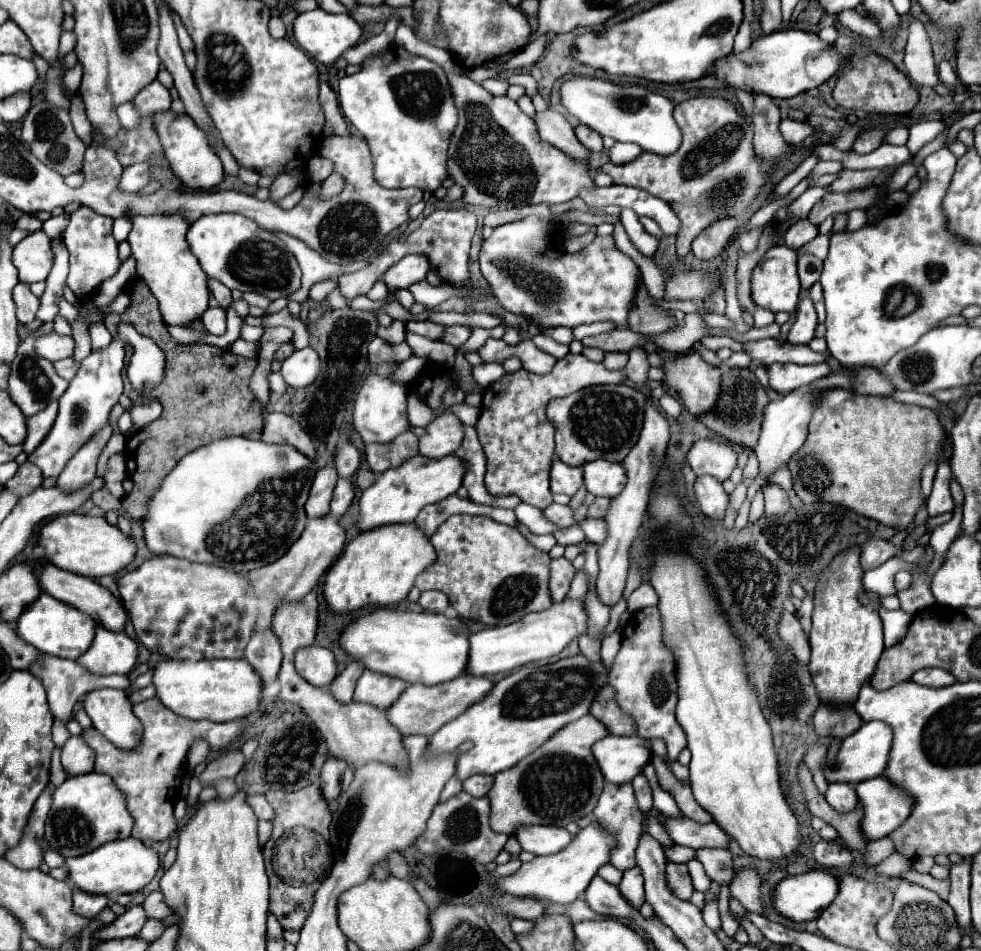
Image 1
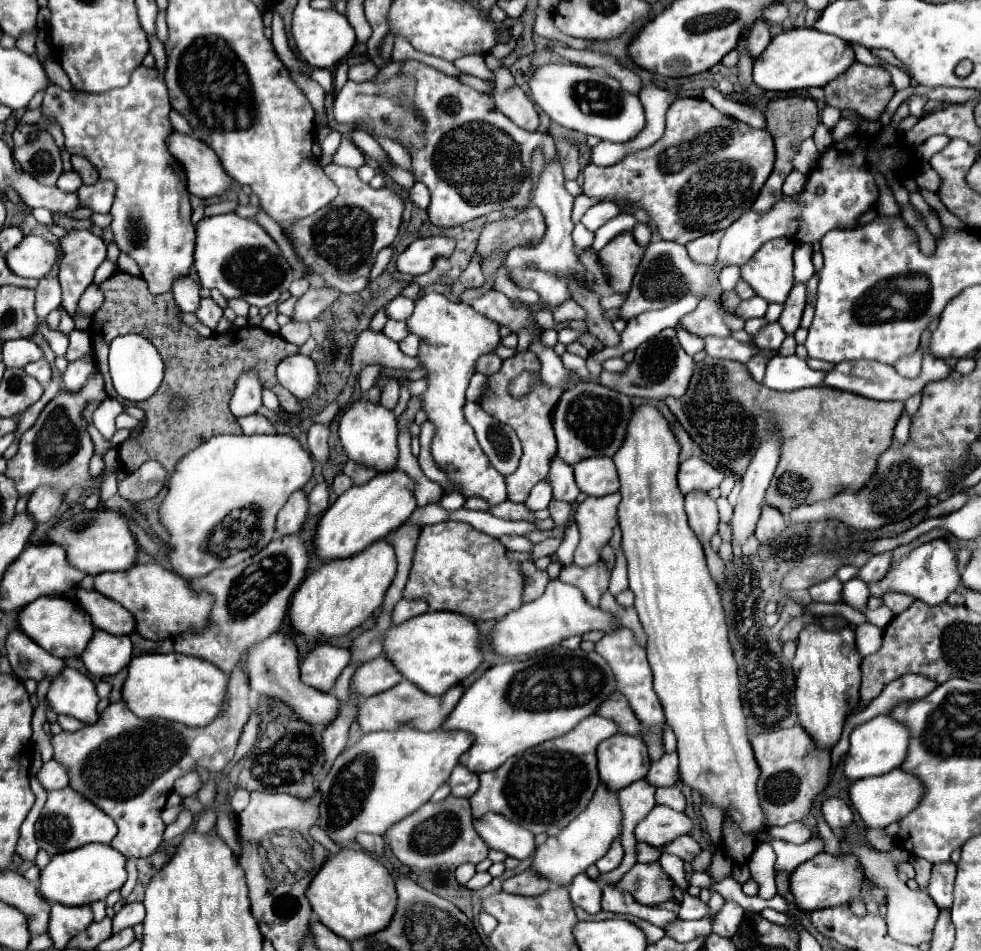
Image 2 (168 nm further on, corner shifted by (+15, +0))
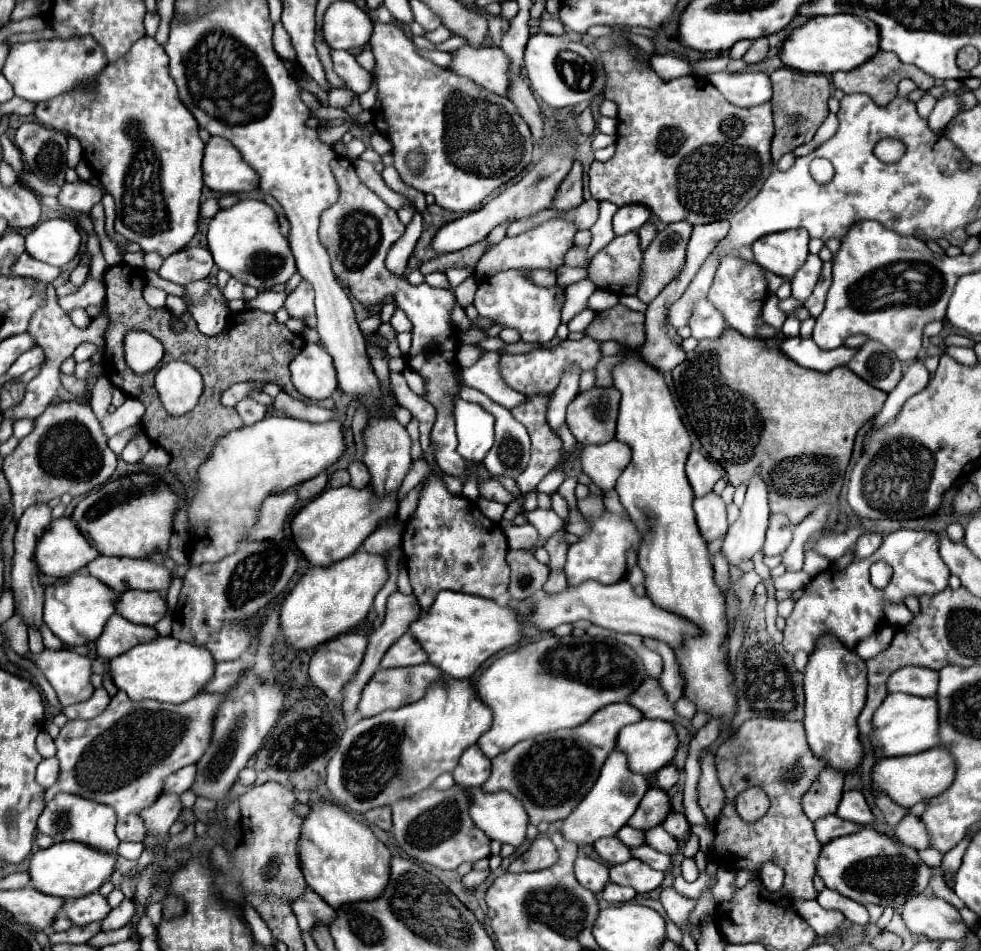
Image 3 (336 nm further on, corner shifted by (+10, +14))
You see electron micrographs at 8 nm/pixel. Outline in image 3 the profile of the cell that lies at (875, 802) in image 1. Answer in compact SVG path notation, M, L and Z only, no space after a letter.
M935 746L931 750L925 750L913 756L877 760L871 772L871 782L875 784L877 792L883 792L895 804L903 808L911 808L919 802L925 802L937 796L941 790L949 788L949 784L953 782L953 772L955 768L953 768L953 758L949 756L949 752L945 752L941 746Z

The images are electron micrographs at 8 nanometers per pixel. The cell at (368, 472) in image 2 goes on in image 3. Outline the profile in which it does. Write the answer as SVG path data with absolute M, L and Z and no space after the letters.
M355 460L355 462L349 464L349 474L351 474L351 484L353 484L355 488L363 488L363 486L367 486L369 480L371 480L369 470L367 470L365 464L359 462L359 460Z

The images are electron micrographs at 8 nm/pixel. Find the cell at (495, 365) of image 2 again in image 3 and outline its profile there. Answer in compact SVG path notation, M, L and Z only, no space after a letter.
M459 344L459 348L457 348L457 364L461 364L461 368L469 368L481 358L481 352L483 352L481 346Z

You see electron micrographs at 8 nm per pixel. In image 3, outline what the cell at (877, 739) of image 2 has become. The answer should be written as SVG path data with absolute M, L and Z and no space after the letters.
M889 694L873 714L873 732L869 742L883 758L919 754L937 746L937 700L909 694Z

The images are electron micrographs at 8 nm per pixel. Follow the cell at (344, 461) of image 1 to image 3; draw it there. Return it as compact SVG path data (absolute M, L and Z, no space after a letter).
M279 392L273 406L275 406L275 410L281 410L287 416L293 416L293 418L299 418L299 420L307 420L307 422L329 422L335 416L333 410L293 400L287 392Z

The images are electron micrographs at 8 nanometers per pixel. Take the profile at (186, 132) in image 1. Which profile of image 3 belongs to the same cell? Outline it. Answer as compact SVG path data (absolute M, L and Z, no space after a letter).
M211 136L203 150L203 182L221 194L249 192L259 186L257 174L247 168L241 154L221 136Z

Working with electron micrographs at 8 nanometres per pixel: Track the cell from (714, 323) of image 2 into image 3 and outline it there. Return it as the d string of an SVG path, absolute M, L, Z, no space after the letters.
M733 256L733 260L721 260L707 298L733 330L751 338L761 324L761 306L767 300L767 282L763 278L763 270L755 262L743 262L737 256Z

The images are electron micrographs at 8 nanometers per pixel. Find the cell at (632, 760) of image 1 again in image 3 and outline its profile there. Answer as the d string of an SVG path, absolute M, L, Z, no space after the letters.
M643 718L621 728L615 750L627 756L631 772L653 774L675 756L677 734L669 722Z

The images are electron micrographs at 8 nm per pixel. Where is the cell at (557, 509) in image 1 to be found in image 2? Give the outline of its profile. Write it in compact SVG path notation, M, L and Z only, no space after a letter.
M504 500L504 502L496 504L496 506L490 506L488 512L492 516L504 518L504 520L526 520L526 522L534 522L534 514L524 504L514 504L510 500Z

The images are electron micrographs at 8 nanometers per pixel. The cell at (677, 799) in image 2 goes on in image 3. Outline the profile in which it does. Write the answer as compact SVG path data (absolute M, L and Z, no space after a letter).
M667 764L657 772L657 786L663 790L673 788L677 784L677 780L679 780L679 770L673 764Z

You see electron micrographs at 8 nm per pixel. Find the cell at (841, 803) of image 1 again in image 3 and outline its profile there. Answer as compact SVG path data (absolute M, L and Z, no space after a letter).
M847 790L843 792L843 798L837 808L837 816L843 820L851 820L857 824L869 824L873 822L873 814L859 790Z

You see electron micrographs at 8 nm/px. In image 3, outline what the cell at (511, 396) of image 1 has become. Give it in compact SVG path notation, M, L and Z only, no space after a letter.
M533 394L529 396L523 404L515 406L511 412L513 414L521 414L521 424L527 428L529 436L531 436L531 460L527 464L527 468L523 470L523 474L517 478L517 488L521 494L533 492L537 488L537 484L541 482L541 478L545 474L549 474L553 470L553 466L563 458L563 444L561 438L549 428L547 424L547 410L549 410L549 402L551 402L553 394Z

